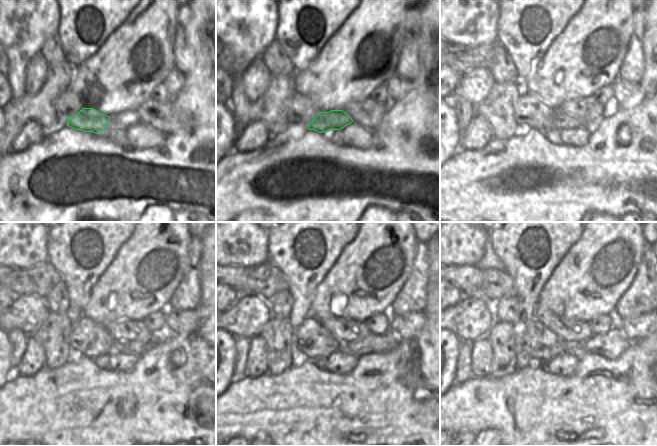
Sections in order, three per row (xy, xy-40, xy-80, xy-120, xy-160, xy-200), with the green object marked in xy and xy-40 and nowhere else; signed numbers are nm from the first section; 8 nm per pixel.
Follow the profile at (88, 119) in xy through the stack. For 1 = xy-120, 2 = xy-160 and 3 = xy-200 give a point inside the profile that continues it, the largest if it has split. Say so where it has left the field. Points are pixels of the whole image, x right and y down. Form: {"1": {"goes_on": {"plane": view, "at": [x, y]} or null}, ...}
{"1": {"goes_on": {"plane": "xy-120", "at": [135, 347]}}, "2": {"goes_on": {"plane": "xy-160", "at": [373, 343]}}, "3": {"goes_on": {"plane": "xy-200", "at": [610, 345]}}}

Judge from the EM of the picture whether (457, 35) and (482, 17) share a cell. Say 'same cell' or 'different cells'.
same cell

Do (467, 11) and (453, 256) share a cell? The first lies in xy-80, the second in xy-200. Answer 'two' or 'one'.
one

